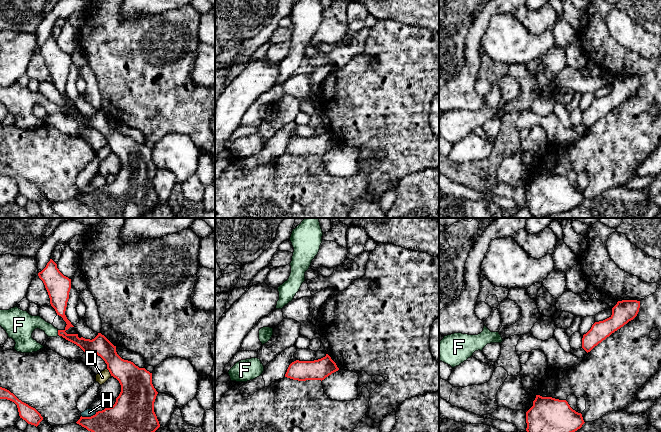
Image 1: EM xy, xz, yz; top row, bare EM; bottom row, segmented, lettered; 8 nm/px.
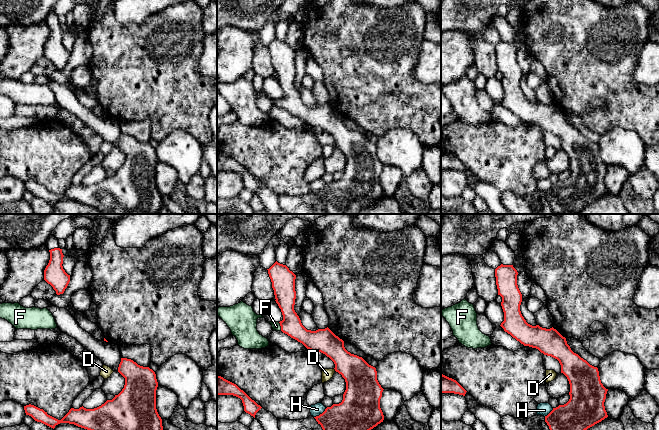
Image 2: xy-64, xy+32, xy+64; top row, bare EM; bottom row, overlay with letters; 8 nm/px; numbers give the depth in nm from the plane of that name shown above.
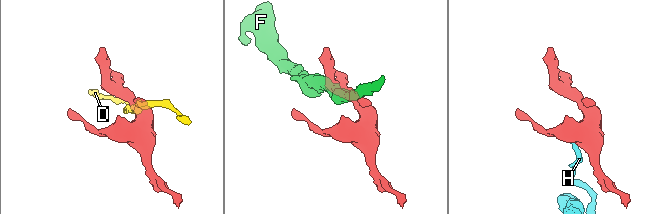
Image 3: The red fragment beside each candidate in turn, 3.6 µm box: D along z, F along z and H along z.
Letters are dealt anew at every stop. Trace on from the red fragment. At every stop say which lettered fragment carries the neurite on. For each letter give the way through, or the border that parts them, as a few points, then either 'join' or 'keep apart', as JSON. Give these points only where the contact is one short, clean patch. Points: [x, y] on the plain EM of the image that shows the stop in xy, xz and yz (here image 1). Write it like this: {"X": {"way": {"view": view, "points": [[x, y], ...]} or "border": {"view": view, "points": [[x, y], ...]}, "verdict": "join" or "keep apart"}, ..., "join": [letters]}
{"D": {"border": {"view": "xy", "points": [[107, 144], [111, 151]]}, "verdict": "keep apart"}, "F": {"way": {"view": "xy", "points": [[59, 78], [67, 103], [58, 109], [40, 99], [29, 99]]}, "verdict": "join"}, "H": {"border": {"view": "xy", "points": [[96, 188], [90, 192], [81, 192]]}, "verdict": "keep apart"}, "join": ["F"]}

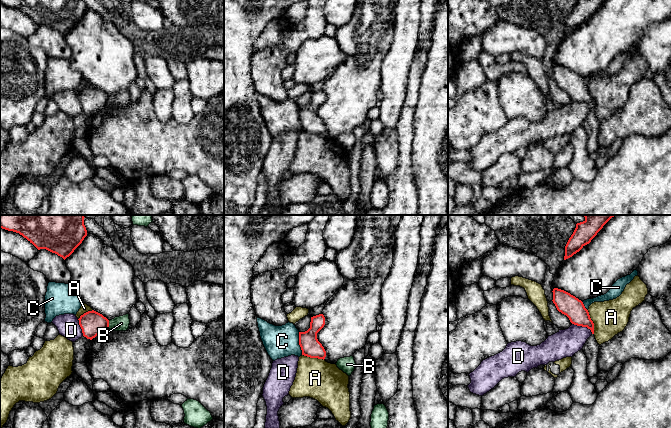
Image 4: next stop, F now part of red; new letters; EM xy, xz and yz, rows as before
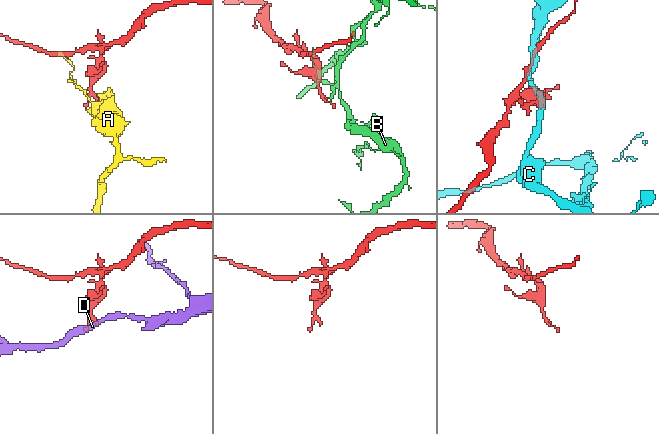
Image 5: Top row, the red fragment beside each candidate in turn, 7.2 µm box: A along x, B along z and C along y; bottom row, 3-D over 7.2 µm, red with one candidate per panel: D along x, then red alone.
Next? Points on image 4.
{"A": {"border": {"view": "yz", "points": [[587, 86], [593, 99], [594, 109]]}, "verdict": "keep apart"}, "B": {"border": {"view": "xy", "points": [[108, 96], [109, 104]]}, "verdict": "keep apart"}, "C": {"border": {"view": "xz", "points": [[298, 108], [298, 120], [302, 130]]}, "verdict": "keep apart"}, "D": {"border": {"view": "yz", "points": [[572, 99], [578, 102], [586, 102], [592, 109]]}, "verdict": "keep apart"}, "join": []}

